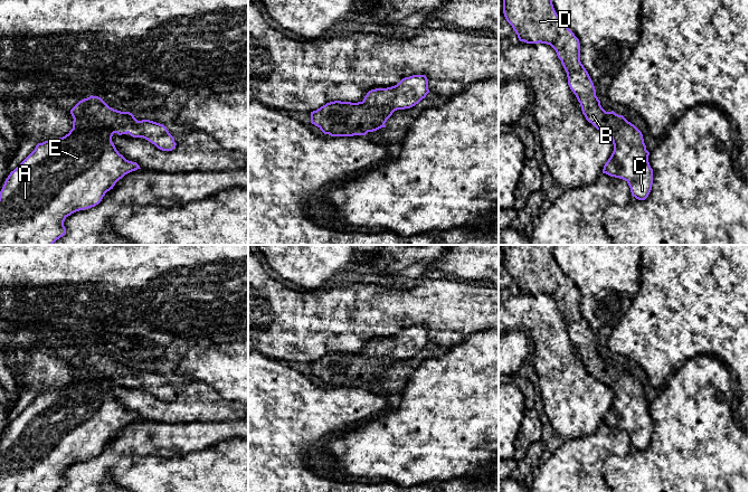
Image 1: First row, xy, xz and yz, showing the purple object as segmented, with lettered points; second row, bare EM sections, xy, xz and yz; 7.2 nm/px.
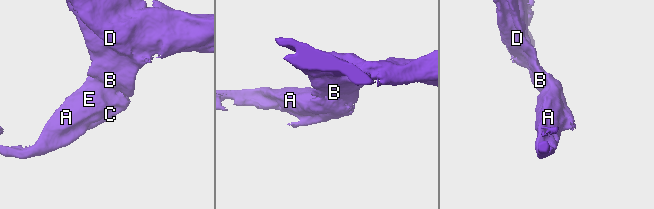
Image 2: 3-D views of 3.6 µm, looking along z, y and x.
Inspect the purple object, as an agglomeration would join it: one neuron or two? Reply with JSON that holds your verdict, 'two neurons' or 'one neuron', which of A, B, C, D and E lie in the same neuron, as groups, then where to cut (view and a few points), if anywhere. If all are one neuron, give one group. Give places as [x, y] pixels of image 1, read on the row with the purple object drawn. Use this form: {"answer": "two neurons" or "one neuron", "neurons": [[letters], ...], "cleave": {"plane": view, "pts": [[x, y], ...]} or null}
{"answer": "one neuron", "neurons": [["A", "B", "C", "D", "E"]], "cleave": null}

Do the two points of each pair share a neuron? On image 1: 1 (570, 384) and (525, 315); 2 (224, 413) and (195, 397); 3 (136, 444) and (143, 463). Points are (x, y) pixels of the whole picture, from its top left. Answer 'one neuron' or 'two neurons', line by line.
1: one neuron
2: one neuron
3: two neurons

